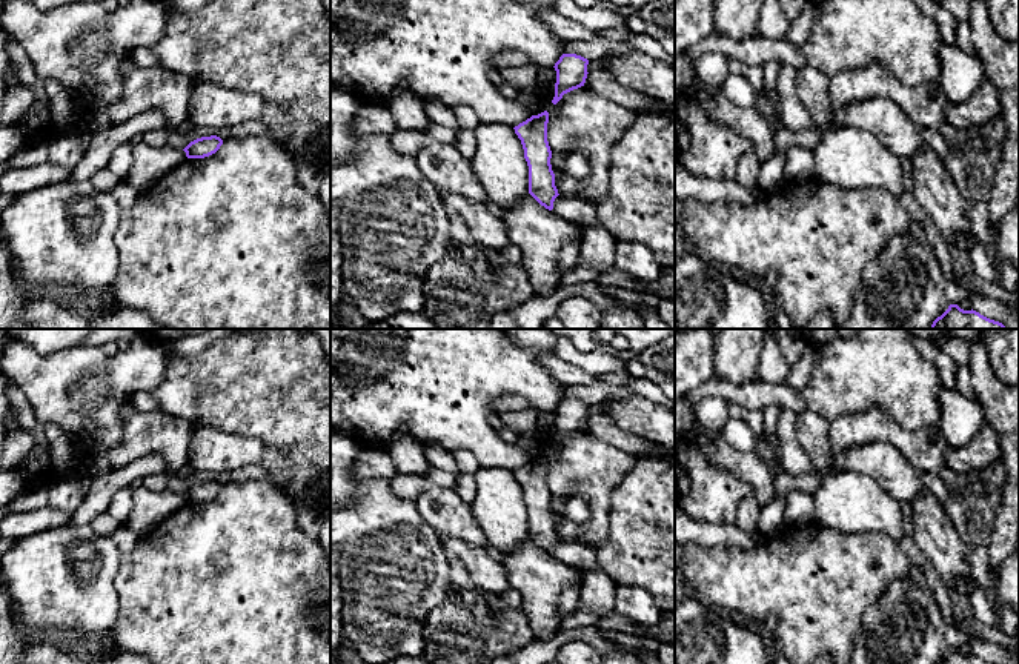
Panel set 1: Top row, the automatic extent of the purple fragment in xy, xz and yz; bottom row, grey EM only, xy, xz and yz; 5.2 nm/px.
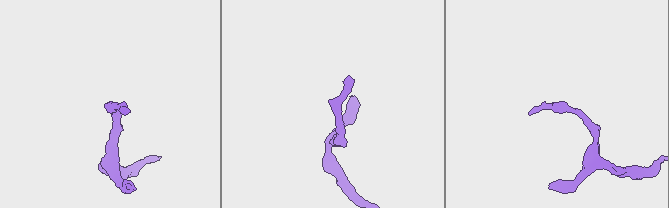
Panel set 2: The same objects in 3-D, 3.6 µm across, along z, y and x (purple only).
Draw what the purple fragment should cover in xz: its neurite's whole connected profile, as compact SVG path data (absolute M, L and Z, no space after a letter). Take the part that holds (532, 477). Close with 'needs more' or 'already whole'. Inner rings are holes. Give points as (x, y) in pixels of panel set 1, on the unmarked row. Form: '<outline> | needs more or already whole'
M549 456L532 460L515 470L515 478L521 484L524 503L529 510L529 538L546 553L553 553L553 546L559 540L552 515L552 495L547 486Z | already whole

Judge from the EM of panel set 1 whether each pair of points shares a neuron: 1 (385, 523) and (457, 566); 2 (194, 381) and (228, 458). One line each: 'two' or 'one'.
1: two
2: two

